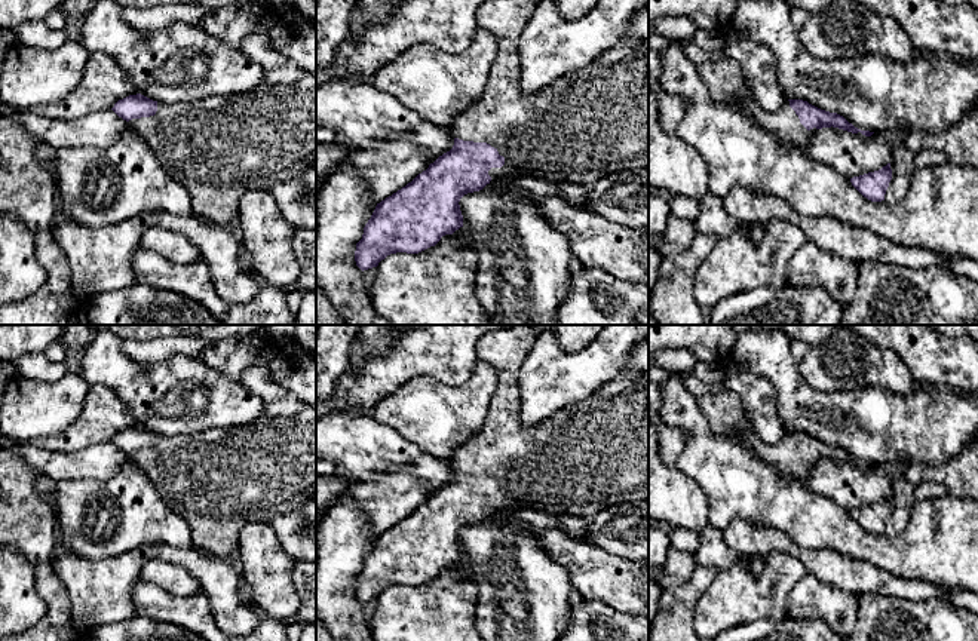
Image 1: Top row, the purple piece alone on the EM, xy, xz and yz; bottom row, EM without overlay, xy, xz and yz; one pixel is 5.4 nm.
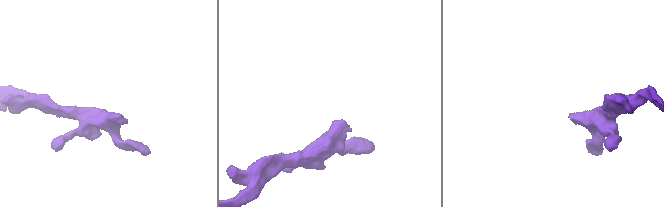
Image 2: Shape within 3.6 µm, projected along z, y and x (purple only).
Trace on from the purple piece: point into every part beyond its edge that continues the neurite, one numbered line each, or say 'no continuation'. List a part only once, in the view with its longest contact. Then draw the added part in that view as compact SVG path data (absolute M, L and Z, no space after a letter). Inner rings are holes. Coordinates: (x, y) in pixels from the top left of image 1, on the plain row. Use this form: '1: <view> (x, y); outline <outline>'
1: xz (591, 454); outline M530 325L491 331L476 344L476 356L497 371L497 389L479 433L448 461L454 470L487 475L505 490L502 500L491 500L491 510L540 509L557 515L571 513L591 519L603 509L619 503L649 499L649 338L634 344L620 374L601 384L592 395L571 402L536 426L521 424L518 374L537 334Z

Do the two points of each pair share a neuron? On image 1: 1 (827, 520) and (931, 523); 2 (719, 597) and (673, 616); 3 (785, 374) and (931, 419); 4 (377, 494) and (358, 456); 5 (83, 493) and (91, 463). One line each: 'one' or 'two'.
1: one
2: two
3: one
4: two
5: two

